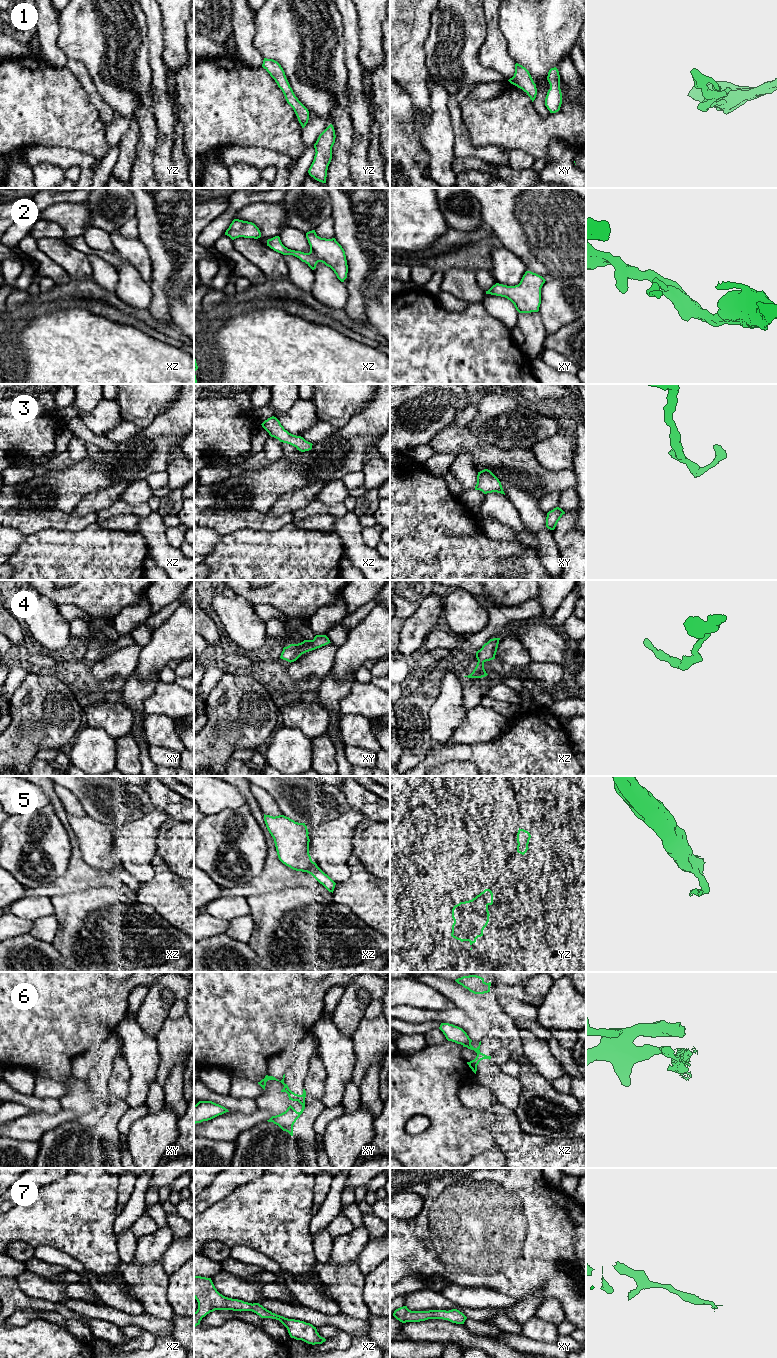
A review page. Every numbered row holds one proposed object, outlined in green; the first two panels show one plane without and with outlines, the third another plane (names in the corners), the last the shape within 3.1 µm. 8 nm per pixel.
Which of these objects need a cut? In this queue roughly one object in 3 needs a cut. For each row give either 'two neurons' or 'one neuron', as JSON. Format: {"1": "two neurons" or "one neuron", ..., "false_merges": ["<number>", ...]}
{"1": "one neuron", "2": "one neuron", "3": "one neuron", "4": "one neuron", "5": "two neurons", "6": "two neurons", "7": "one neuron", "false_merges": ["5", "6"]}

